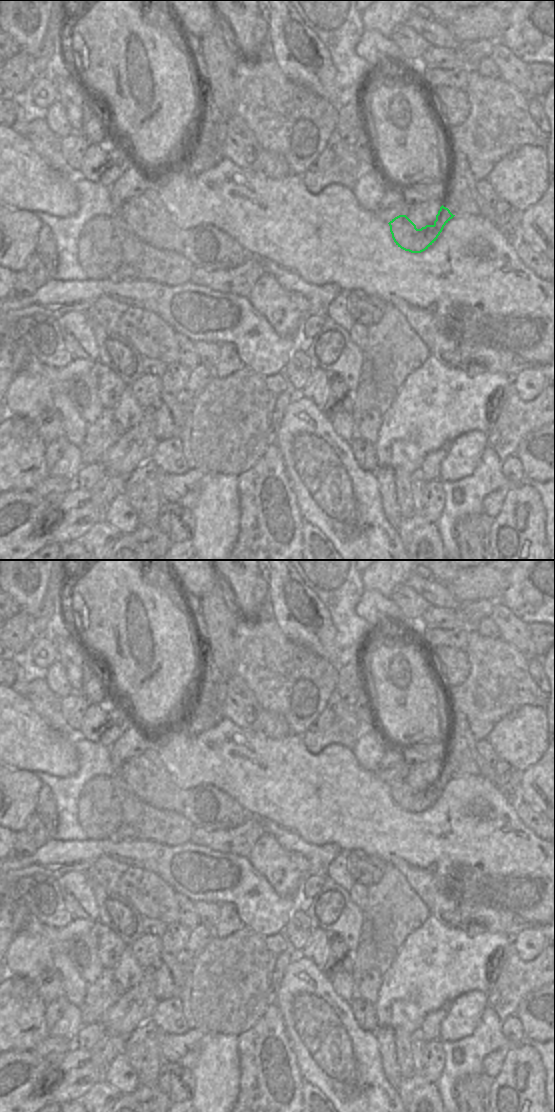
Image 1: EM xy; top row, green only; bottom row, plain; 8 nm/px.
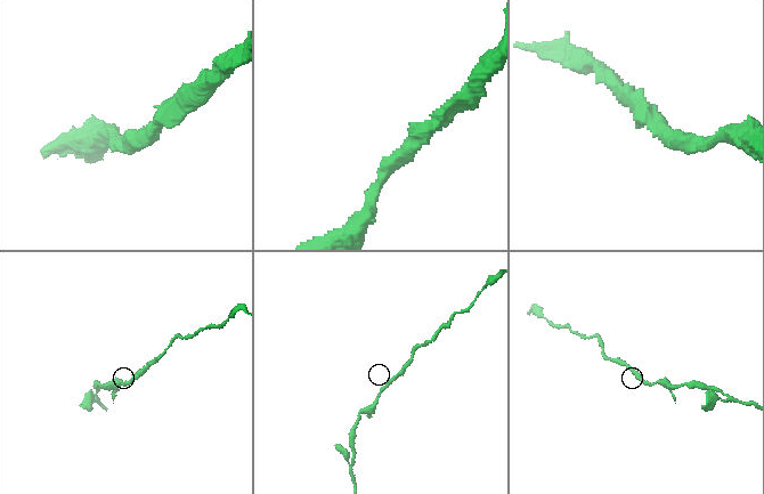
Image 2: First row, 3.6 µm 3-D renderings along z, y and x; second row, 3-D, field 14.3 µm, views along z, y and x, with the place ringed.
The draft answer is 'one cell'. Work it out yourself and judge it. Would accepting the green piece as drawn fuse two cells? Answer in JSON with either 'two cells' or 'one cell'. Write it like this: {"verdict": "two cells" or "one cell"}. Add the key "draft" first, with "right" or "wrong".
{"draft": "right", "verdict": "one cell"}

